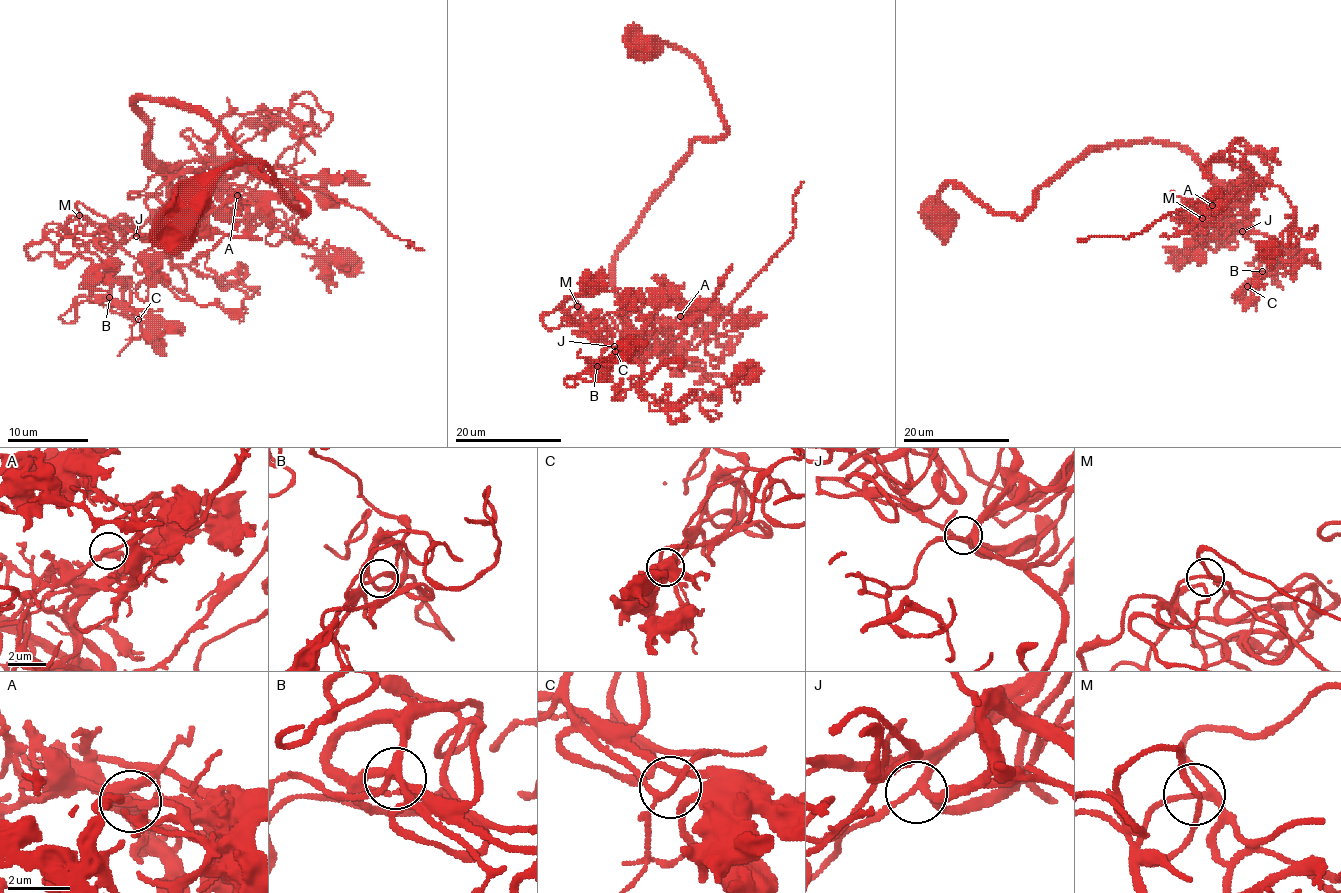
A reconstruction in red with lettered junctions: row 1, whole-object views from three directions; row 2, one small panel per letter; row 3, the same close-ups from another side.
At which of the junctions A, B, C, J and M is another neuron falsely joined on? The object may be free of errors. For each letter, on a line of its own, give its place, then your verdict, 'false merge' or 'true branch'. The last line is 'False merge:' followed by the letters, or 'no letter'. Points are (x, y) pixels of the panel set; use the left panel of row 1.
A: place (237, 195); false merge
B: place (109, 297); true branch
C: place (138, 319); true branch
J: place (136, 236); true branch
M: place (79, 215); true branch
False merge: A

